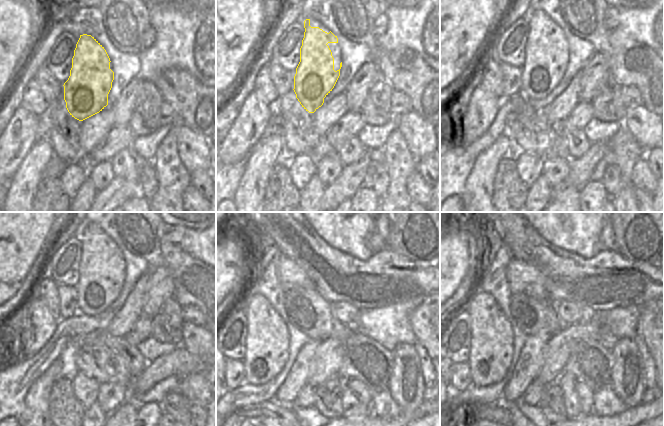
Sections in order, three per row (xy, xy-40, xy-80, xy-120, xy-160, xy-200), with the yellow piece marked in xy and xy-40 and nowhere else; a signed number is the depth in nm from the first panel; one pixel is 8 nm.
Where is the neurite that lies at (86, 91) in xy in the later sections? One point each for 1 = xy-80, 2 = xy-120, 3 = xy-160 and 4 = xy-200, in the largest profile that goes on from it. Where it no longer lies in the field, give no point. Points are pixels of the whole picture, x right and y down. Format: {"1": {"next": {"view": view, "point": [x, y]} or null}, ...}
{"1": {"next": {"view": "xy-80", "point": [541, 73]}}, "2": {"next": {"view": "xy-120", "point": [93, 288]}}, "3": {"next": {"view": "xy-160", "point": [318, 275]}}, "4": {"next": {"view": "xy-200", "point": [545, 271]}}}

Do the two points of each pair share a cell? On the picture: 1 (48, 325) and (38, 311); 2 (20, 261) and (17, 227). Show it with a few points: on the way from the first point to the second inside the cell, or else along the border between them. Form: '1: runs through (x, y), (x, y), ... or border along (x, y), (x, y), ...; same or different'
1: runs through (48, 322), (41, 314); same
2: runs through (15, 253), (15, 235); same

